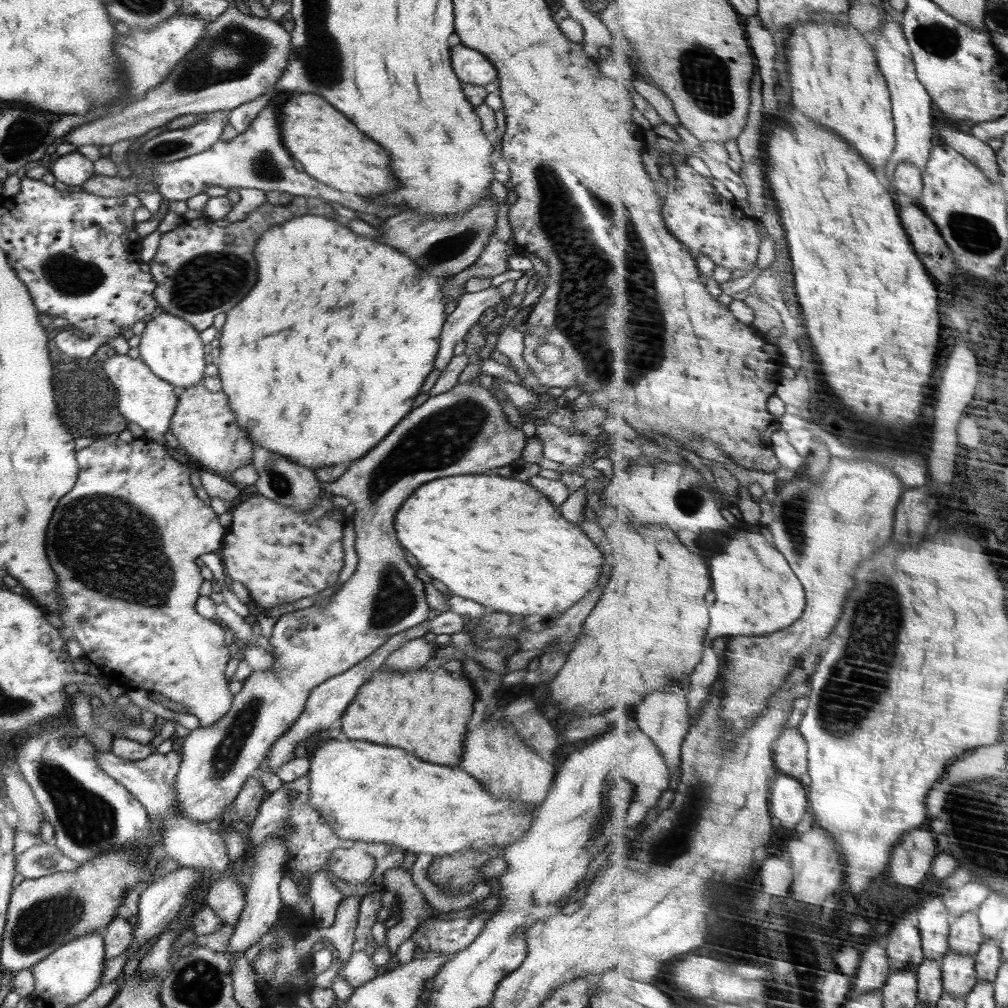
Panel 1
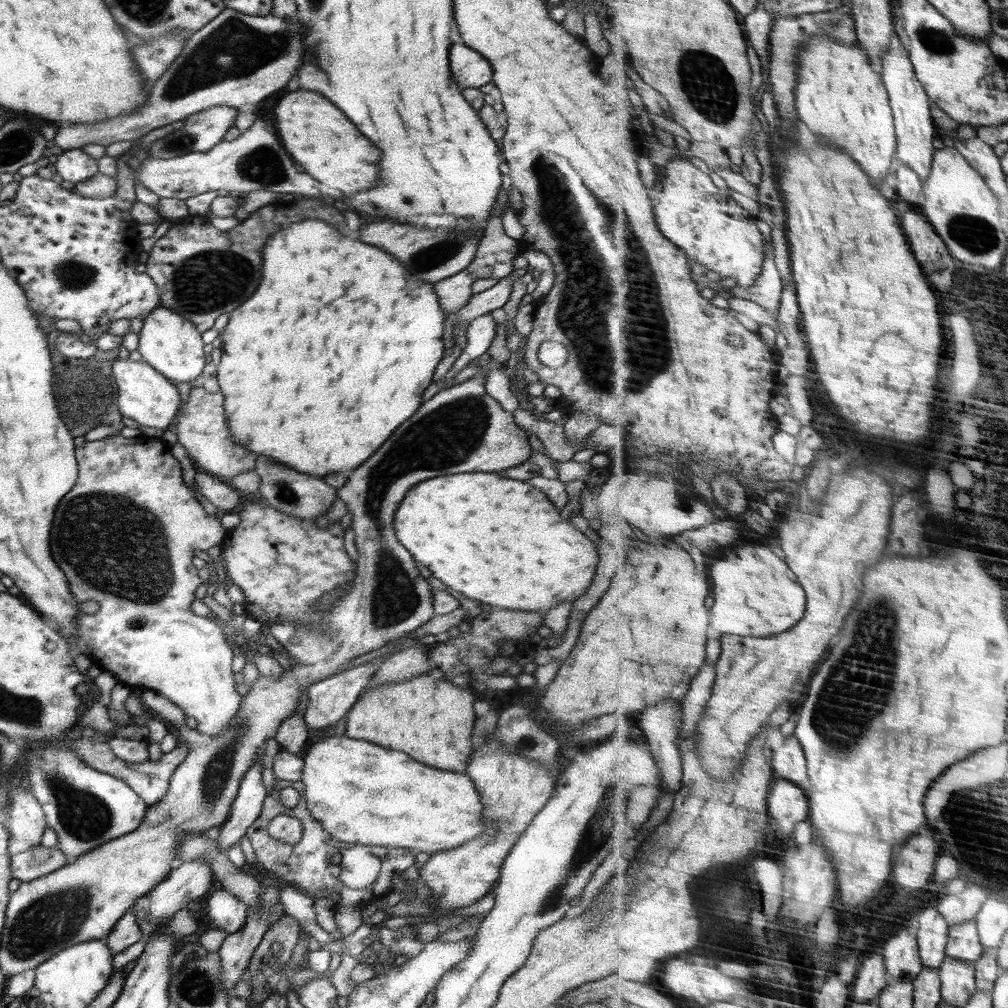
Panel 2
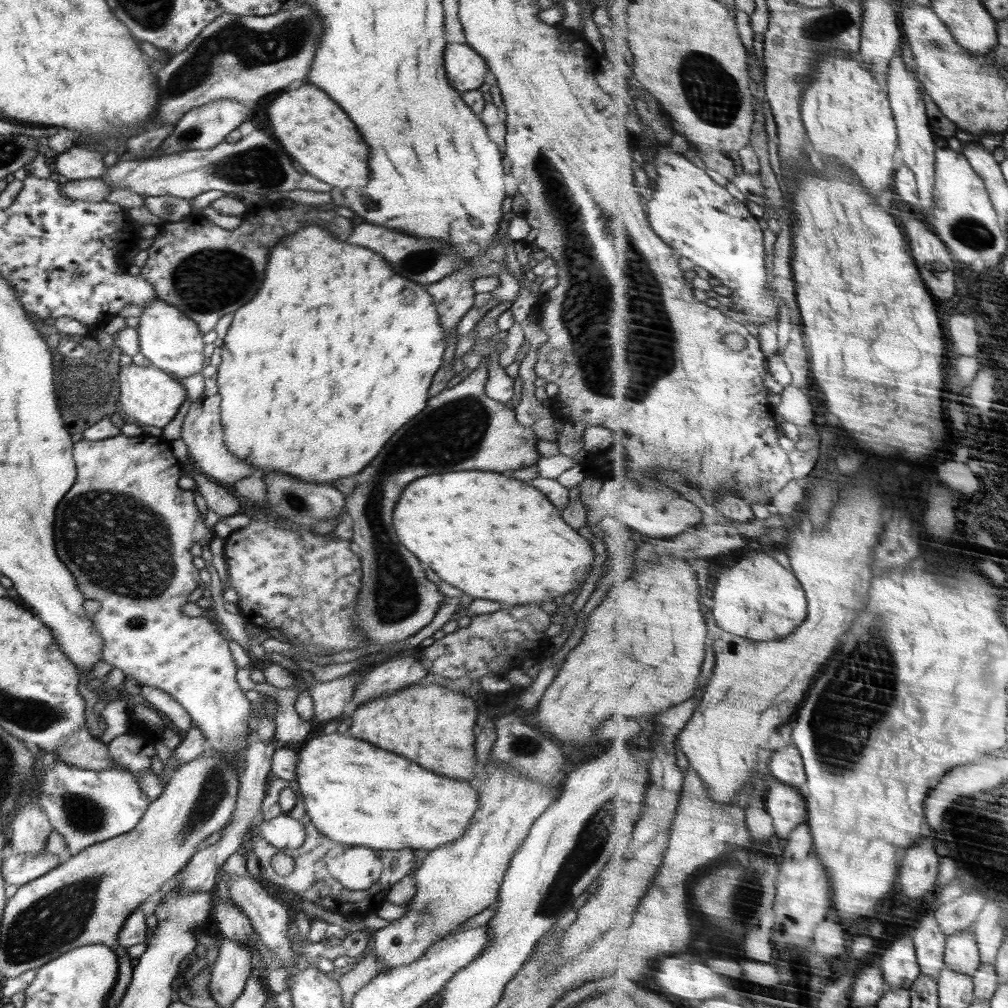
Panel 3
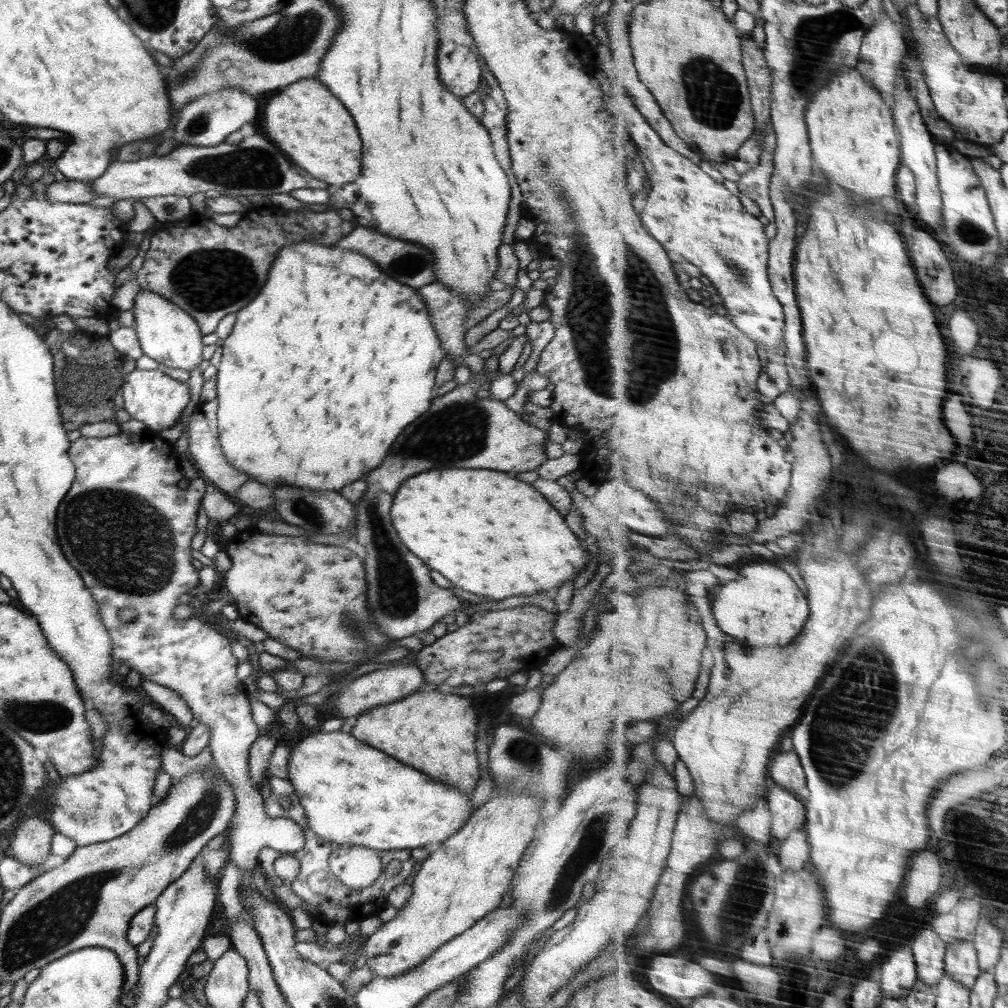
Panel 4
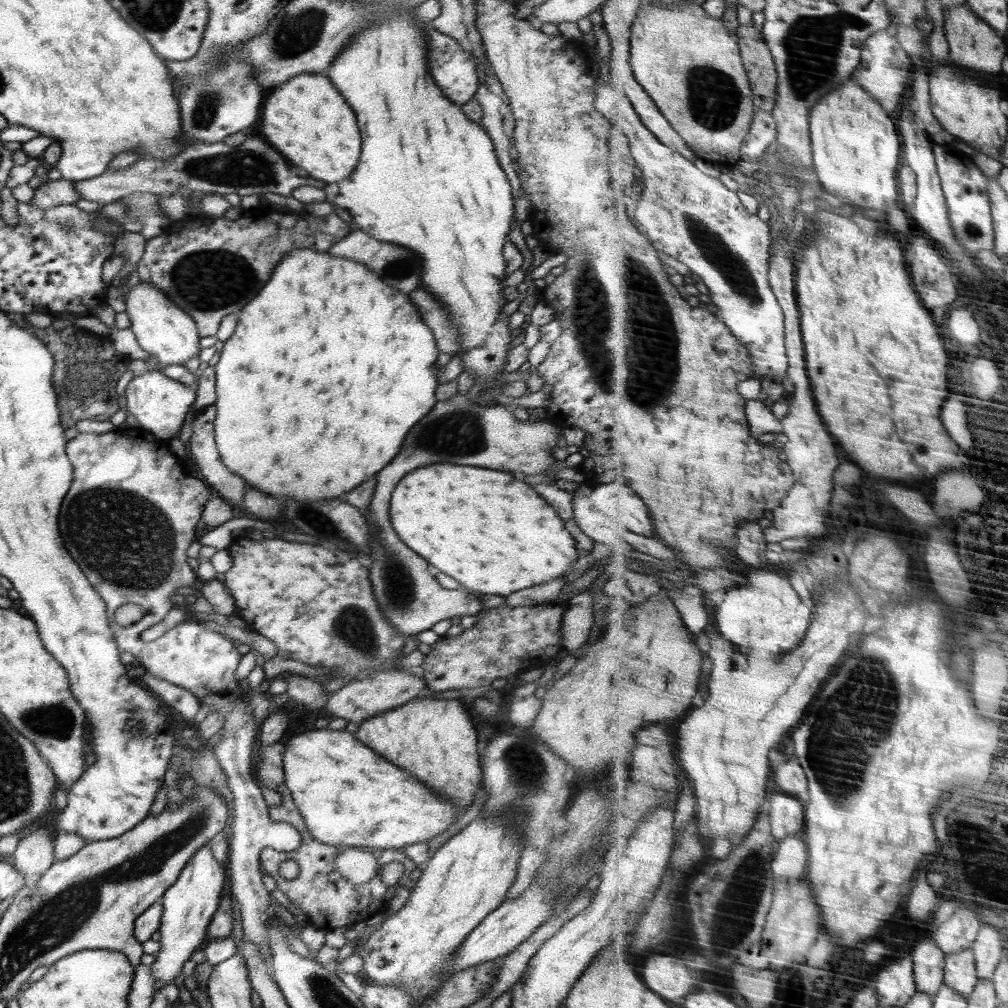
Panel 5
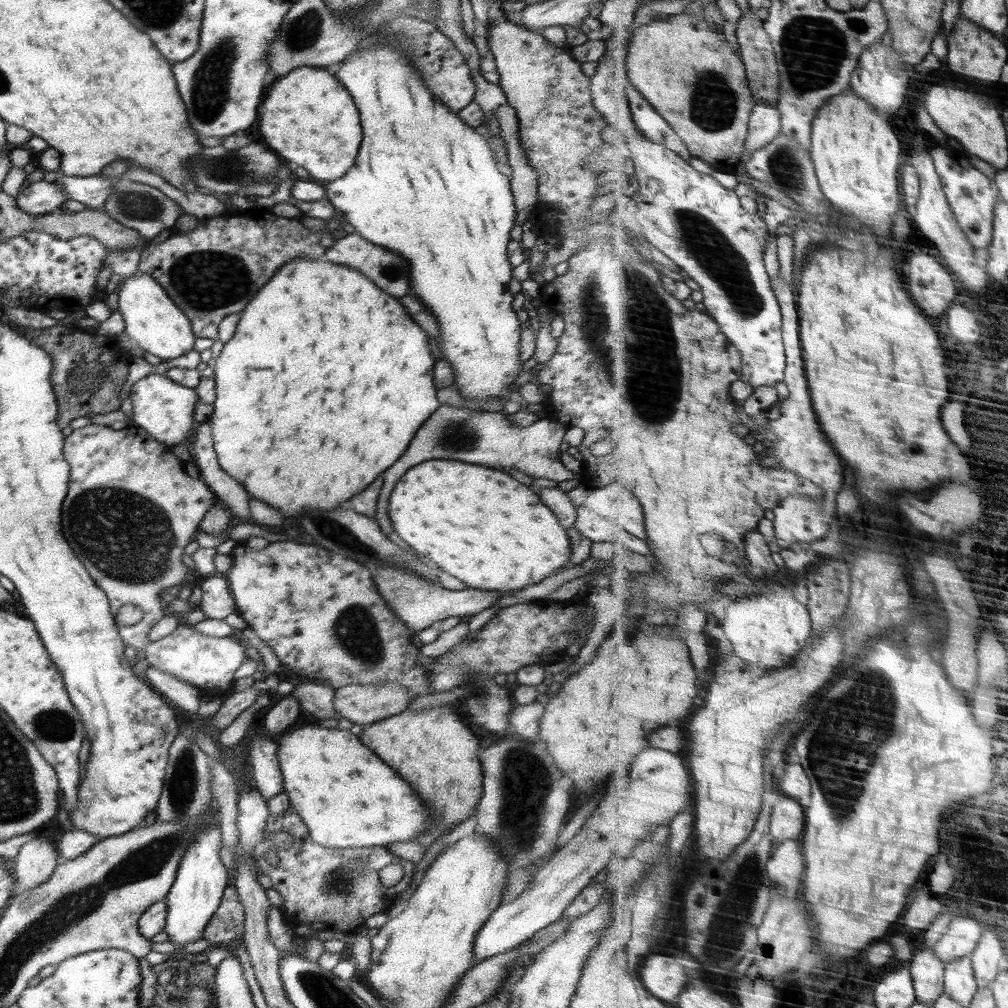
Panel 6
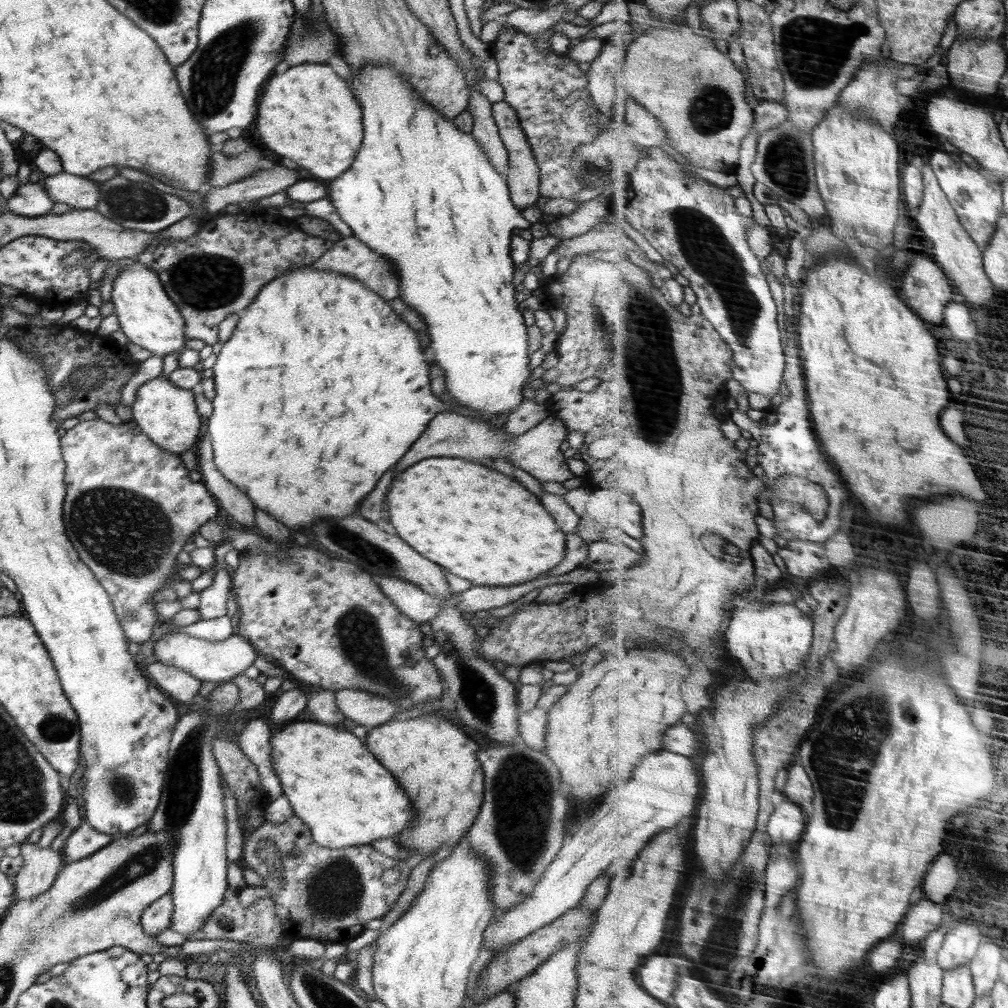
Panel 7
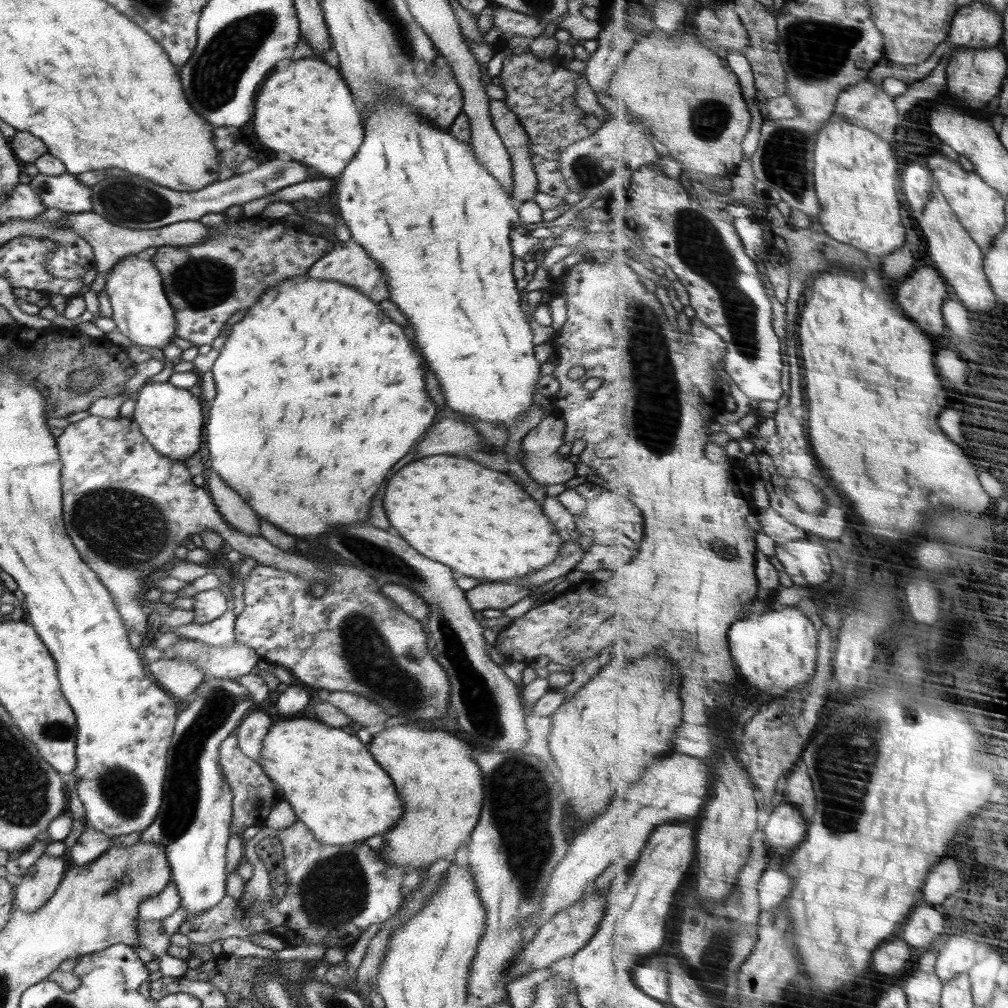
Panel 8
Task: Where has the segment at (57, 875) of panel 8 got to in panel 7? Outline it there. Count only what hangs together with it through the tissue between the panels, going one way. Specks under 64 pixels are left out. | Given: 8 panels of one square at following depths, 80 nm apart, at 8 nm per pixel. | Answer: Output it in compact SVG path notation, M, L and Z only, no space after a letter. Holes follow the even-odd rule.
M22 843L20 851L24 857L24 865L12 877L15 898L36 898L46 892L56 880L61 869L63 857L60 852L50 846L42 848L36 843Z

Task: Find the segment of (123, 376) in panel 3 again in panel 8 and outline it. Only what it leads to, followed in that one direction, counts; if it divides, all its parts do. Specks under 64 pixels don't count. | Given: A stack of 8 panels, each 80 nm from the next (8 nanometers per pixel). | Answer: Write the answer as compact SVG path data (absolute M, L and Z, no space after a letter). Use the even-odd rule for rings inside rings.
M166 381L144 384L135 400L132 418L138 423L148 442L162 456L168 456L172 461L185 462L198 452L202 444L202 428L204 428L204 414L199 397L192 395L189 389L172 386Z

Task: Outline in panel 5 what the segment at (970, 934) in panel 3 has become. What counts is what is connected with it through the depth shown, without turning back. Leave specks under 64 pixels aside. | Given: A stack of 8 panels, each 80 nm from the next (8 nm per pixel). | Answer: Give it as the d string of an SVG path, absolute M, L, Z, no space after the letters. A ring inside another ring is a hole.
M967 948L964 952L952 952L947 956L945 983L964 996L972 996L981 981L978 973L975 950Z

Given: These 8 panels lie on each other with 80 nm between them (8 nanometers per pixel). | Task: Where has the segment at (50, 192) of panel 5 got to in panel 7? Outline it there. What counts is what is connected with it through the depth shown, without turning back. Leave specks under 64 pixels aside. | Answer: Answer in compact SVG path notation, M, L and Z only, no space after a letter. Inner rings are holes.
M37 182L18 185L16 194L8 198L6 209L24 217L40 217L50 213L54 205L54 199L50 199L44 185Z

